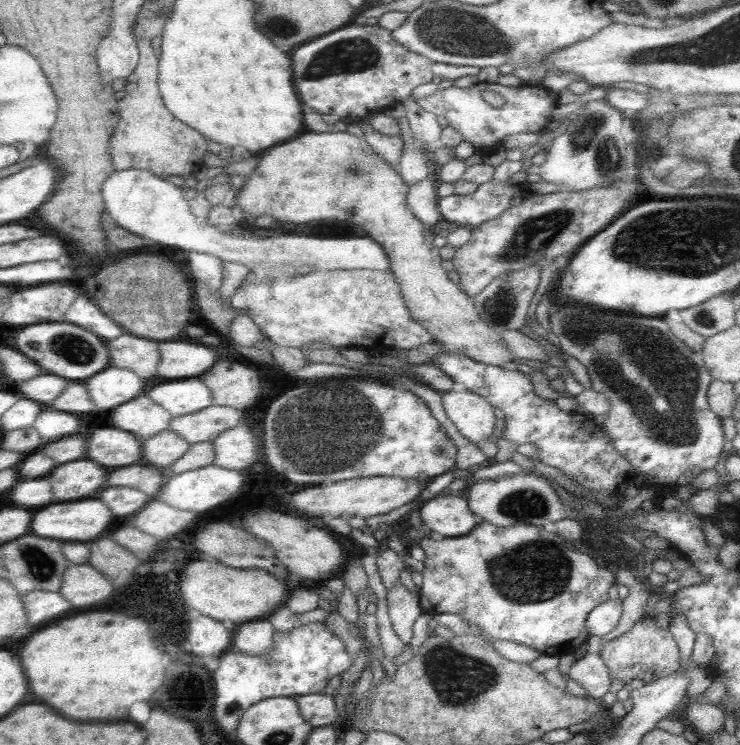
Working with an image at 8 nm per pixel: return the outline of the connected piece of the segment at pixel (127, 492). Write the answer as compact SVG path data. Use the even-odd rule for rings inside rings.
M117 487L101 490L99 499L107 505L113 516L127 516L141 510L147 502L147 496L133 488Z

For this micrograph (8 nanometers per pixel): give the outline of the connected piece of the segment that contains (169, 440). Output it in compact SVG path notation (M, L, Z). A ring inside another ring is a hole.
M167 429L150 436L141 444L141 456L151 466L167 468L185 454L189 445L179 435Z

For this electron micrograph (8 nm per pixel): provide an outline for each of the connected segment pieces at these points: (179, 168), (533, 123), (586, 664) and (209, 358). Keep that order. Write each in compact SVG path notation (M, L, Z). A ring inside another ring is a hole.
M137 38L136 46L139 54L137 65L127 76L124 94L117 101L118 122L111 135L109 135L109 160L115 171L126 168L136 168L152 172L155 176L181 176L181 174L195 173L209 162L207 142L205 137L193 128L185 127L181 122L173 119L165 108L157 88L158 55L151 46L151 40Z
M479 83L466 88L453 85L448 88L438 88L431 94L416 100L425 112L443 117L447 126L461 134L461 141L469 142L476 152L493 152L502 148L503 136L519 134L519 132L541 131L549 122L551 110L557 105L558 95L541 85L514 87L503 86L500 83ZM483 92L493 92L503 98L499 108L491 107L483 98Z
M588 635L585 641L585 646L587 646L585 655L571 662L565 674L567 678L577 682L585 690L585 698L597 701L601 700L609 688L609 673L599 656L601 638Z
M185 340L158 341L159 364L155 374L161 378L199 376L215 364L215 354Z

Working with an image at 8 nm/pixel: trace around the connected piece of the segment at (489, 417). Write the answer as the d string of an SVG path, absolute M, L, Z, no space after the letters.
M456 388L450 392L442 393L440 399L445 416L451 420L453 426L463 438L470 443L486 440L487 436L493 435L493 426L495 426L495 408L492 407L481 396L476 396L468 391Z

